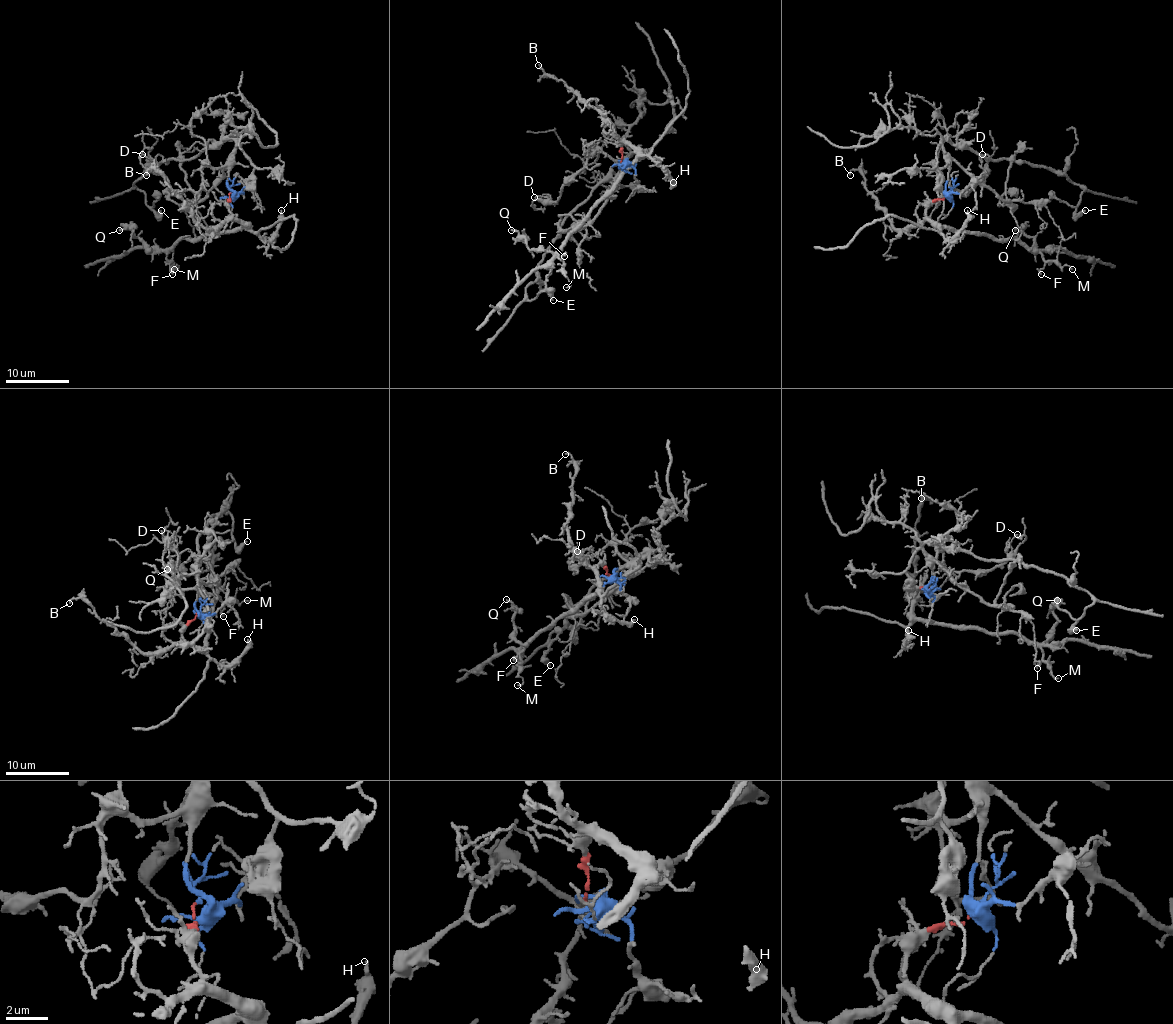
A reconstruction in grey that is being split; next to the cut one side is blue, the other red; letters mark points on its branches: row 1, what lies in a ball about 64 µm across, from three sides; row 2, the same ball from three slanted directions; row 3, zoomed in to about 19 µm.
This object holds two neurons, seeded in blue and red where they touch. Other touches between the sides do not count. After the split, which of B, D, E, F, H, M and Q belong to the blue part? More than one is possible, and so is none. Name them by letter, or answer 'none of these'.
D, E

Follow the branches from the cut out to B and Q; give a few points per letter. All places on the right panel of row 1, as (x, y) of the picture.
B: (947, 192), (927, 208), (925, 216), (917, 224), (897, 229), (867, 189), (863, 175), (857, 169), (849, 175)
Q: (947, 192), (927, 211), (939, 225), (996, 238), (1018, 238), (1037, 251), (1035, 240), (1020, 229), (1015, 230)

